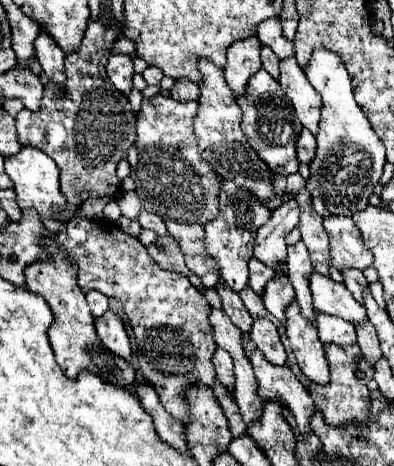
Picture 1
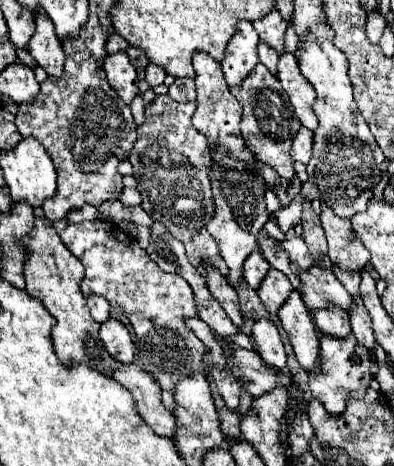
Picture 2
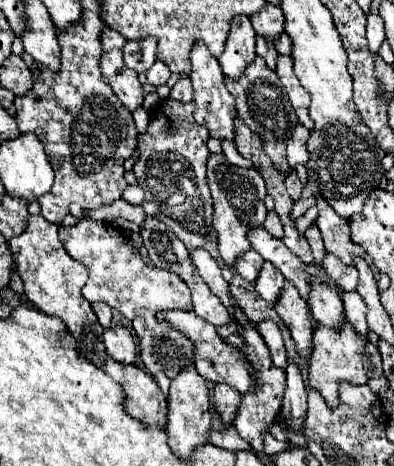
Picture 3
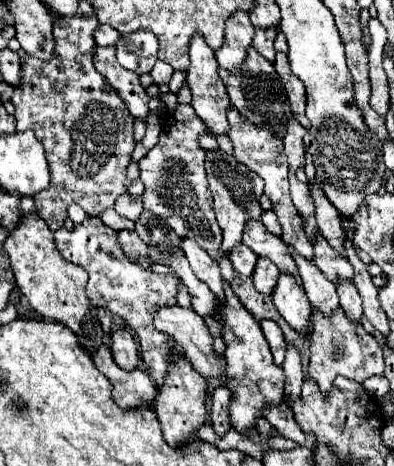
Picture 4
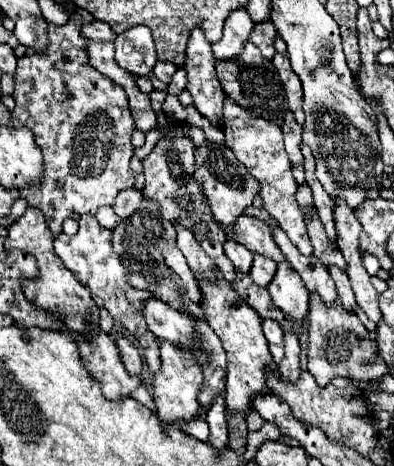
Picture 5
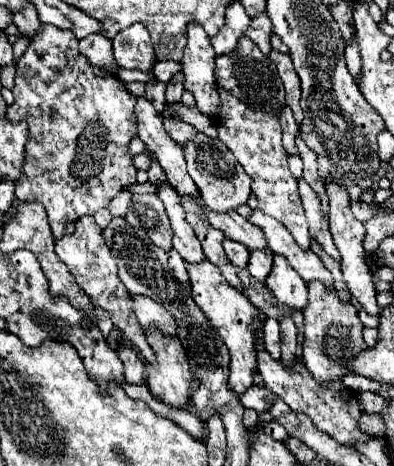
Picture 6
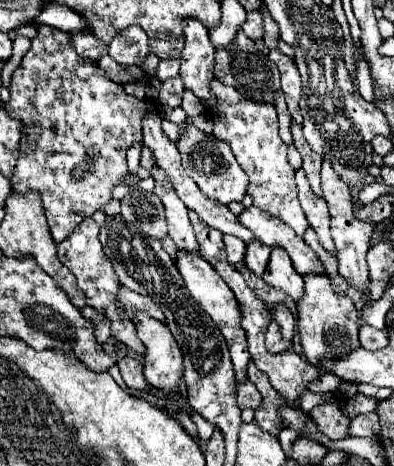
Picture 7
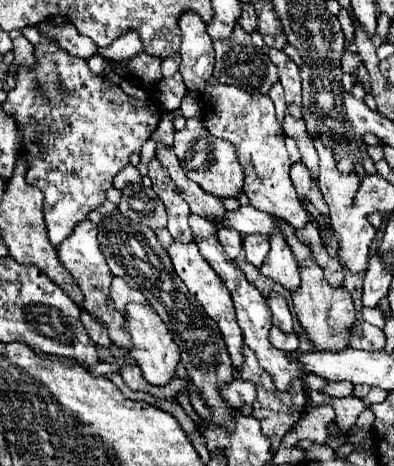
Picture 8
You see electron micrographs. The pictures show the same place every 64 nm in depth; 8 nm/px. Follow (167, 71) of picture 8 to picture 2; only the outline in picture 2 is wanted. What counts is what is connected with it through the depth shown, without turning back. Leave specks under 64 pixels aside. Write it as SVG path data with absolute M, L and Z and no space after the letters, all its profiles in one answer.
M148 64L148 68L146 68L146 82L148 82L152 88L158 86L158 84L162 84L164 78L166 78L164 68L160 68L160 66L156 66L156 64Z

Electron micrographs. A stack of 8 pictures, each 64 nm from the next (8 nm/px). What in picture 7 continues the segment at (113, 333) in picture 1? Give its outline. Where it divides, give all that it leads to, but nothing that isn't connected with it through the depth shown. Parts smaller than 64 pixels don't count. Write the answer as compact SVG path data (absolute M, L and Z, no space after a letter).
M124 356L118 360L118 368L120 368L120 374L126 382L128 388L138 388L138 390L152 390L150 384L144 380L144 374L142 374L142 362L132 358L132 356Z

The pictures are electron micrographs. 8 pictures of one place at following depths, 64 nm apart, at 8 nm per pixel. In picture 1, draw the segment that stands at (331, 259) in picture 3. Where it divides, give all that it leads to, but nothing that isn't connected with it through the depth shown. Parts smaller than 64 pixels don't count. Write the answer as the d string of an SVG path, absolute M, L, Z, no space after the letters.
M348 270L348 272L342 272L344 276L344 286L352 292L352 296L362 302L362 294L364 294L364 288L368 288L368 280L366 276L360 272L360 270Z

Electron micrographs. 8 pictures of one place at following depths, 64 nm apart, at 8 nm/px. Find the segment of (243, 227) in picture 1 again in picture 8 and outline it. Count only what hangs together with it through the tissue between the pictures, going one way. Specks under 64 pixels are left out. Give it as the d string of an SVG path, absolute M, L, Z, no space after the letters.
M200 118L186 120L186 126L176 132L174 138L174 152L180 156L180 164L186 172L186 176L196 182L204 192L224 200L224 198L238 198L244 186L244 172L240 168L240 162L236 160L236 150L226 140L214 138L202 124Z

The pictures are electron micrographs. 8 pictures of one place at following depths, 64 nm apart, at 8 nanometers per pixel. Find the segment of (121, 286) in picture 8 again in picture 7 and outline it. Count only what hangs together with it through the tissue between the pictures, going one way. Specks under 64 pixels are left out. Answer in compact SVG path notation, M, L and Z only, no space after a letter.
M124 286L120 288L118 294L120 294L120 302L124 304L124 308L126 308L126 312L128 312L130 318L136 318L138 312L144 312L144 314L148 314L148 316L152 316L152 318L156 318L156 320L160 320L160 322L166 324L164 312L160 308L156 308L156 304L152 302L150 296L136 294L136 292L132 292L132 290L124 288Z

